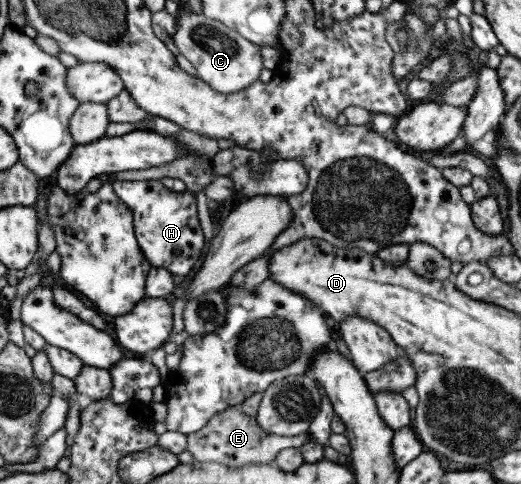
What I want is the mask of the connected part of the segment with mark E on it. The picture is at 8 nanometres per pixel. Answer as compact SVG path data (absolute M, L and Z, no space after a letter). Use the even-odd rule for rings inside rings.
M235 406L226 407L214 415L200 430L186 435L186 448L196 462L216 462L236 468L245 464L268 464L283 448L299 448L310 440L309 434L278 436L256 425L256 416L244 415Z

